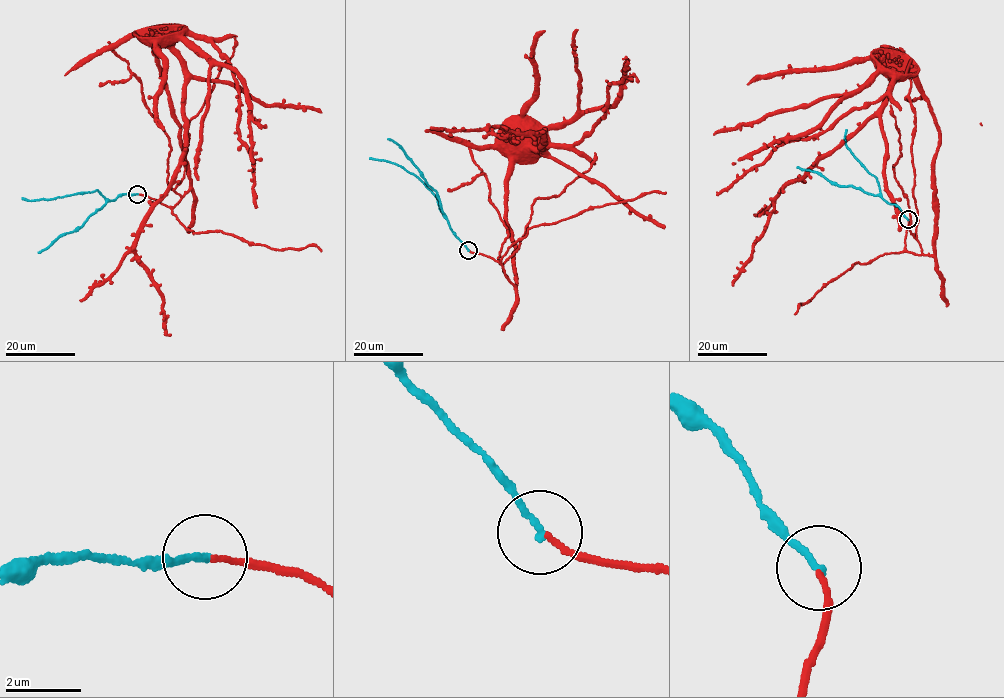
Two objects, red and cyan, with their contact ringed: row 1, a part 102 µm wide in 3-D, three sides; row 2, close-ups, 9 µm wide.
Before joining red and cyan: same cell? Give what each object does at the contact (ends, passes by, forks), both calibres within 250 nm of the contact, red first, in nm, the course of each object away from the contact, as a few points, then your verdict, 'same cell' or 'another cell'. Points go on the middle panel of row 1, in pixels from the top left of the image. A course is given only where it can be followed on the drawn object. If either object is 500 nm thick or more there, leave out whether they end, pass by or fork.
red ends | cyan ends | 130/190 nm | red via (468, 250), (515, 287), (508, 179), (515, 159), (543, 143), (489, 128), (519, 142) | cyan via (468, 250), (452, 231), (437, 192), (427, 184), (402, 147), (387, 138) | same cell

